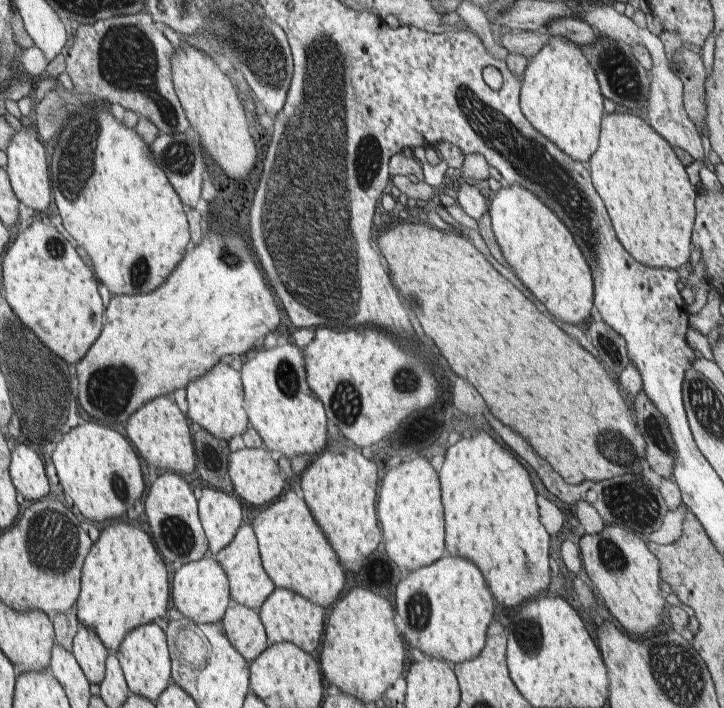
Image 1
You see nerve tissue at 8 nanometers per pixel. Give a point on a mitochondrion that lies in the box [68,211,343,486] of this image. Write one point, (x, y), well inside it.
(109, 389)

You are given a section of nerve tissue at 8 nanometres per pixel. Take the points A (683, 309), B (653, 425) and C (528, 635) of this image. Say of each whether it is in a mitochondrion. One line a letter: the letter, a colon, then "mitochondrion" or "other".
A: other
B: mitochondrion
C: mitochondrion

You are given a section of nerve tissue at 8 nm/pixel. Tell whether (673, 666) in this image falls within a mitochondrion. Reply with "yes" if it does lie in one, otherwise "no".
yes

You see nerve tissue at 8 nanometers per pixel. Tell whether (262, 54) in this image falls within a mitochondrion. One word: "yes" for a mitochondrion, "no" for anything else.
yes

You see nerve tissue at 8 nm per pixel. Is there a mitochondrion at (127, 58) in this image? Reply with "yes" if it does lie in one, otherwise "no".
yes

